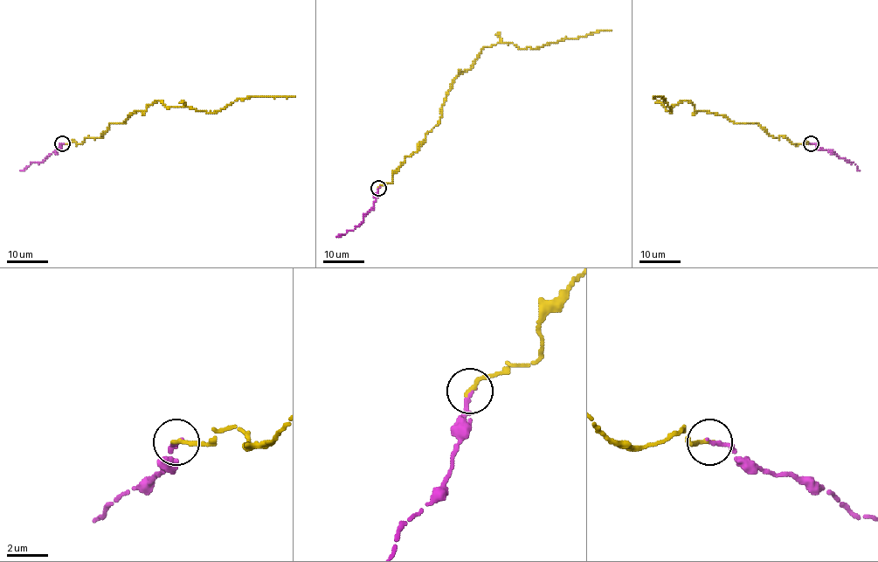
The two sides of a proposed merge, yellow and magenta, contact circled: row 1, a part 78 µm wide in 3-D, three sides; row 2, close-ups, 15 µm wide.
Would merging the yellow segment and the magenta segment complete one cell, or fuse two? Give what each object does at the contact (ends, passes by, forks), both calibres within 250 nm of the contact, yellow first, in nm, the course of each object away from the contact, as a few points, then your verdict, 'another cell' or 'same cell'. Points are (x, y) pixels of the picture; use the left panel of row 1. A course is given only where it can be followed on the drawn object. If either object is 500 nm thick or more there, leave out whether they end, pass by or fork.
yellow ends there; magenta ends there; 220 nm thick on the yellow side, 220 nm on the other; yellow runs (62, 143), (100, 137), (110, 123), (124, 122), (157, 100), (211, 112), (250, 95), (295, 97); magenta runs (62, 143), (58, 150), (46, 158), (32, 163), (21, 171); same cell

